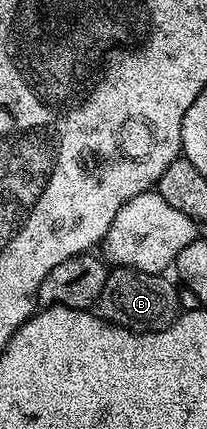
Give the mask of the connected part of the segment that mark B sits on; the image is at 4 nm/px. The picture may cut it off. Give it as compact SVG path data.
M120 266L107 273L96 313L114 326L123 326L125 330L135 330L138 334L151 334L154 330L168 328L177 320L180 313L178 286L162 274L149 274L133 270L131 266Z

